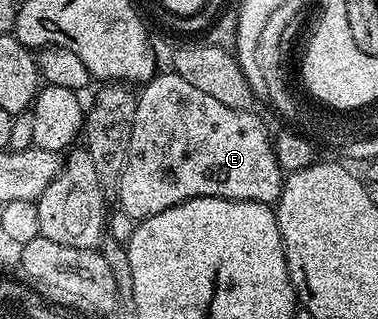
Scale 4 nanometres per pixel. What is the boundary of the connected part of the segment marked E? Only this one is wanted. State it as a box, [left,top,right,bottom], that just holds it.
[118,73,285,221]

